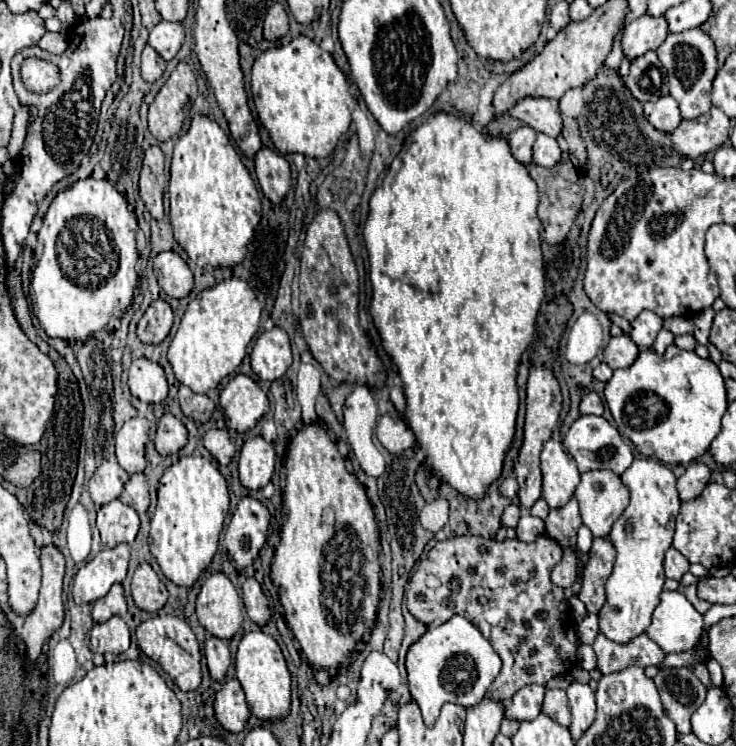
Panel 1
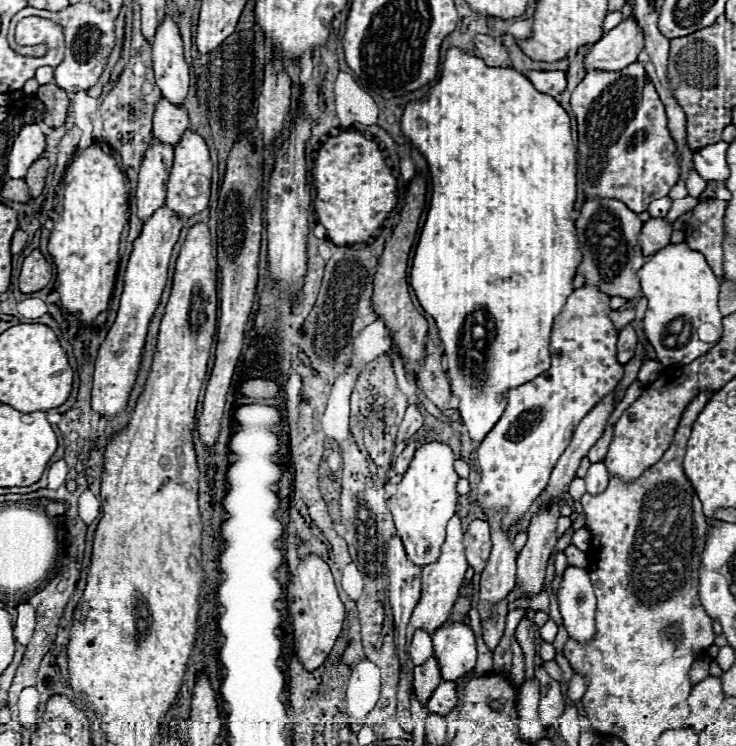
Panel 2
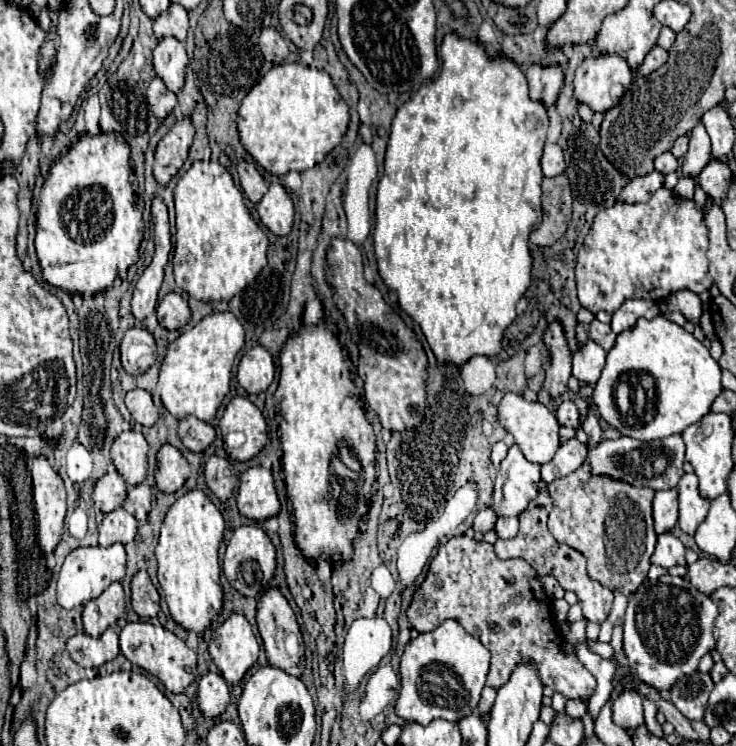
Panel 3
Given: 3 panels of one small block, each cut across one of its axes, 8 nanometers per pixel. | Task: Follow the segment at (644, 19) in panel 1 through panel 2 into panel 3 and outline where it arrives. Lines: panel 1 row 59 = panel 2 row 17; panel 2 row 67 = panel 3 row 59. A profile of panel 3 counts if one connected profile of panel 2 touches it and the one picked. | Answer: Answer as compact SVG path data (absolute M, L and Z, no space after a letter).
M592 54L576 70L574 96L578 98L578 102L590 104L590 108L594 112L604 112L604 110L612 108L622 98L622 94L630 88L632 74L634 72L632 72L630 64L620 54Z

